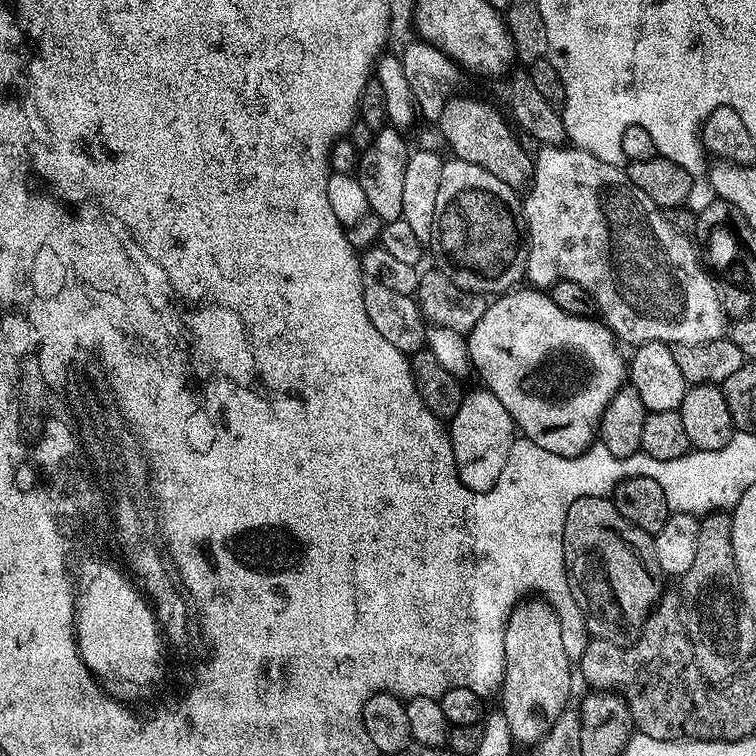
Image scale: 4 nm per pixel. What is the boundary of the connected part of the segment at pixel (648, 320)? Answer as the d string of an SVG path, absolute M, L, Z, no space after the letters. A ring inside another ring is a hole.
M544 146L539 151L534 156L536 169L532 183L522 200L528 237L527 283L537 290L548 290L556 280L562 279L584 287L593 305L598 310L600 307L599 315L625 345L655 340L671 345L701 344L725 339L726 315L721 289L708 277L709 269L700 256L696 257L695 246L684 237L687 235L664 217L660 207L650 202L644 191L630 182L627 171L575 146Z

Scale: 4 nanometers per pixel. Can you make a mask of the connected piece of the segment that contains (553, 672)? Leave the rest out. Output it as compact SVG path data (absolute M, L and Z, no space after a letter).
M528 598L517 604L510 614L504 631L504 683L498 693L499 707L510 726L510 734L517 745L539 745L544 735L558 722L558 718L570 707L574 664L570 654L562 646L562 626L559 615L542 598Z

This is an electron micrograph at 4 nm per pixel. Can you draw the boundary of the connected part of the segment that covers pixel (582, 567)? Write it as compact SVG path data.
M583 496L570 506L570 510L566 510L564 569L568 575L570 594L574 594L582 610L589 637L614 642L623 648L633 644L642 634L644 623L666 591L666 577L654 554L653 537L626 522L608 496Z

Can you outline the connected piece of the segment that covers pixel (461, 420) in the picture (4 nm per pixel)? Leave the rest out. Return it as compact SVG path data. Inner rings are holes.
M469 391L465 395L462 406L458 406L458 414L451 418L448 437L452 439L456 473L460 481L475 492L491 492L510 463L512 442L518 429L510 414L506 414L506 406L502 406L492 392L479 391Z

